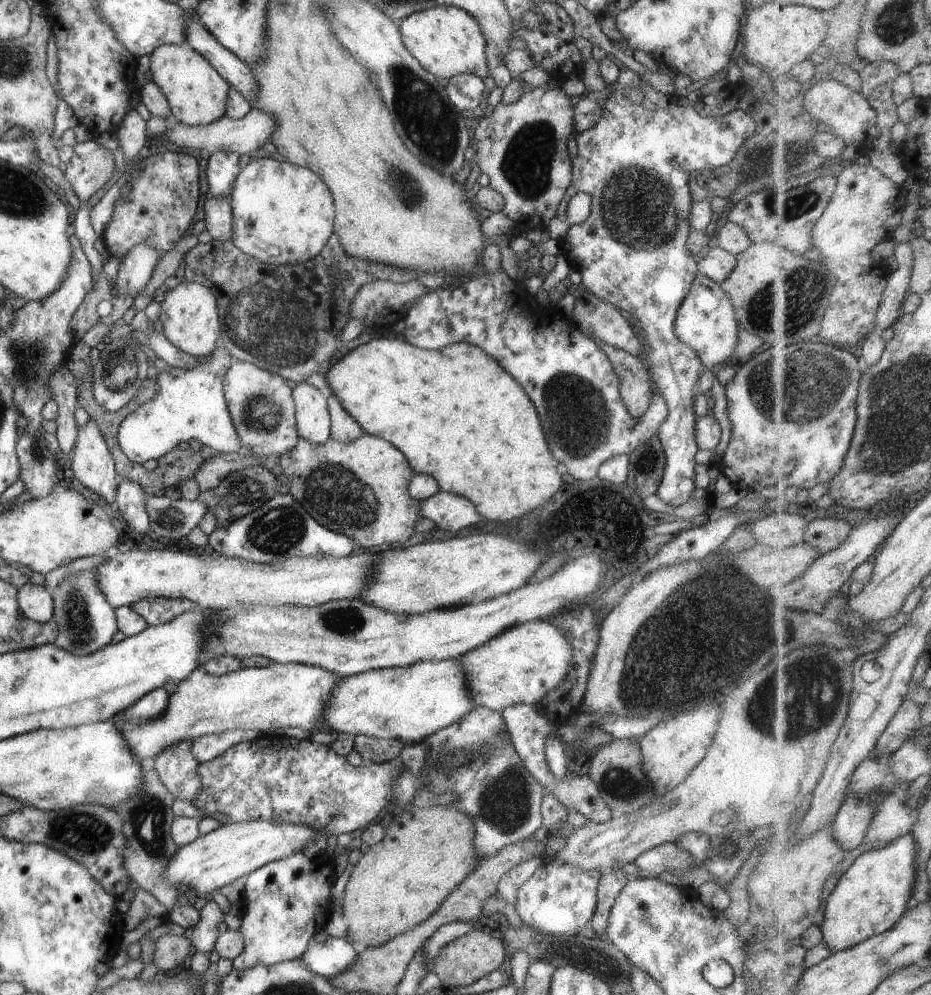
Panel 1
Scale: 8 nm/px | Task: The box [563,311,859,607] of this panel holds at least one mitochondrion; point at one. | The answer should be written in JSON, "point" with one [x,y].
{"point":[797,391]}

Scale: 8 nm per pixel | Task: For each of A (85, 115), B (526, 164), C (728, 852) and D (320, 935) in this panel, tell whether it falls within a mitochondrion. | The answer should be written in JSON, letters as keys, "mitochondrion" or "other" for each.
{"A":"other","B":"mitochondrion","C":"mitochondrion","D":"other"}

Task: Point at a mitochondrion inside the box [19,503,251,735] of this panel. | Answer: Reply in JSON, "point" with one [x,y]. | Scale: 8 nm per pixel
{"point":[76,620]}

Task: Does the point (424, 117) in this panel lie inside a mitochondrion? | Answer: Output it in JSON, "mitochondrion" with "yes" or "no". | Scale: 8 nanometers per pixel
{"mitochondrion":"yes"}

